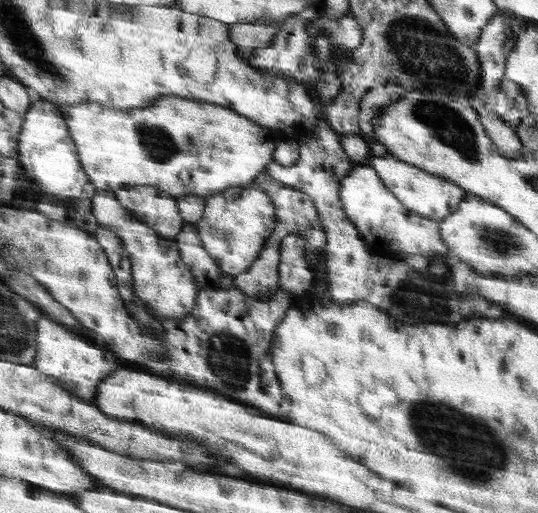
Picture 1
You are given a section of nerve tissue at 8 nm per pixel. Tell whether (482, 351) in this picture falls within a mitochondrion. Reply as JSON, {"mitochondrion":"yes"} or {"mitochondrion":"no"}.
{"mitochondrion":"no"}

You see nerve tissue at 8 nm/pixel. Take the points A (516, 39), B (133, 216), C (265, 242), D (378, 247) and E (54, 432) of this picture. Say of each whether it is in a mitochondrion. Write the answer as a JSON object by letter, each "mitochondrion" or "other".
{"A":"other","B":"other","C":"other","D":"other","E":"other"}

